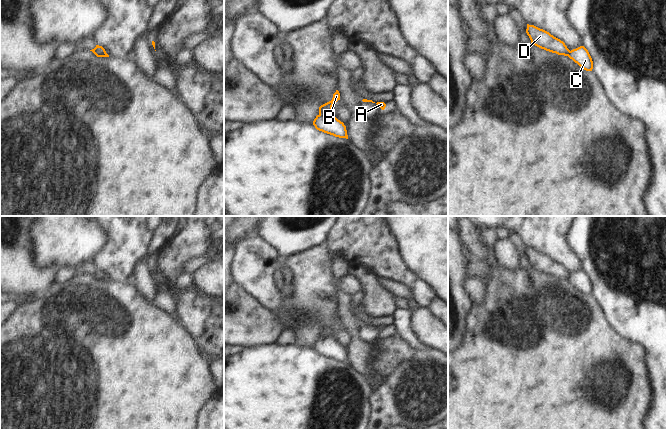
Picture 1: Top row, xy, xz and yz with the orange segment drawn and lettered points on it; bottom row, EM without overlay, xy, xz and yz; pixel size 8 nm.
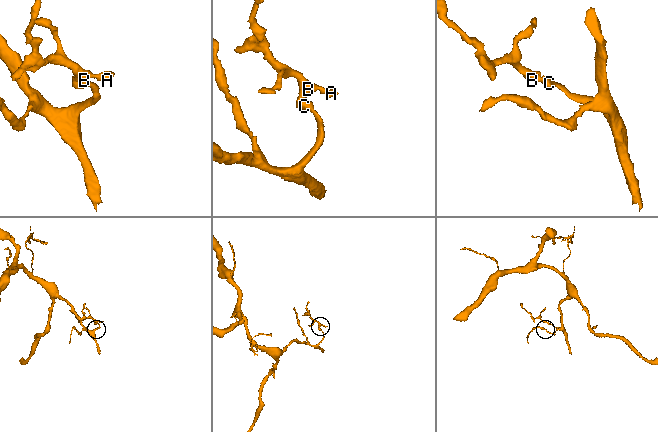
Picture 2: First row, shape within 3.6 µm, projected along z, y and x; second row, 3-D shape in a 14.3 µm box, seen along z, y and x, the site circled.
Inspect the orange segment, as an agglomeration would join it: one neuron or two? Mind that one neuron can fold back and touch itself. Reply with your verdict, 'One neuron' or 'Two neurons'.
Two neurons

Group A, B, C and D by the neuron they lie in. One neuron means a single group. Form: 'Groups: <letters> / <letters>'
Groups: A B D / C

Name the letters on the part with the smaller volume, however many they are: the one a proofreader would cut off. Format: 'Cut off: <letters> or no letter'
Cut off: A, B, D

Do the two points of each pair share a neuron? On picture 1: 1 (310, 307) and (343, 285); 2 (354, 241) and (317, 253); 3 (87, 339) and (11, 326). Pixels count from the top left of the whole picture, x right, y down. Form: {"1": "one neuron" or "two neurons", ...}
{"1": "two neurons", "2": "two neurons", "3": "one neuron"}

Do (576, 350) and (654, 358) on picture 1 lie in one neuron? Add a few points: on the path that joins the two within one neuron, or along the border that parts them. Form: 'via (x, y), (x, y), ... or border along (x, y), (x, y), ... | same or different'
border along (630, 340), (637, 341), (644, 347), (650, 380) | different

